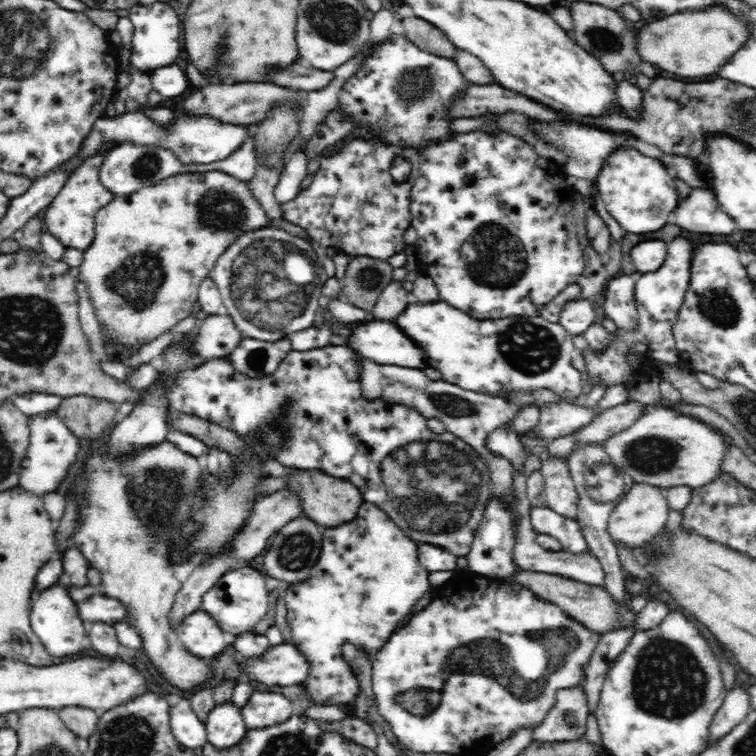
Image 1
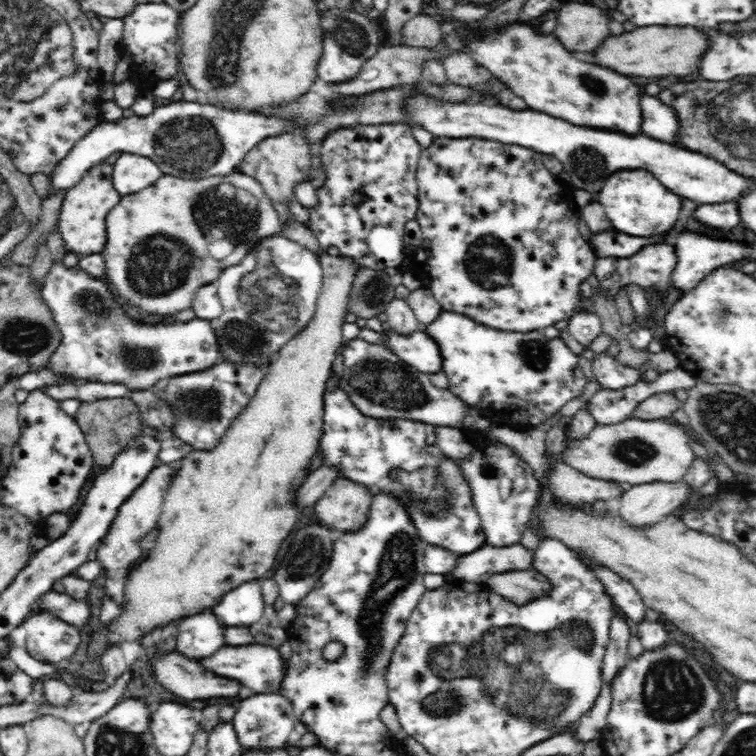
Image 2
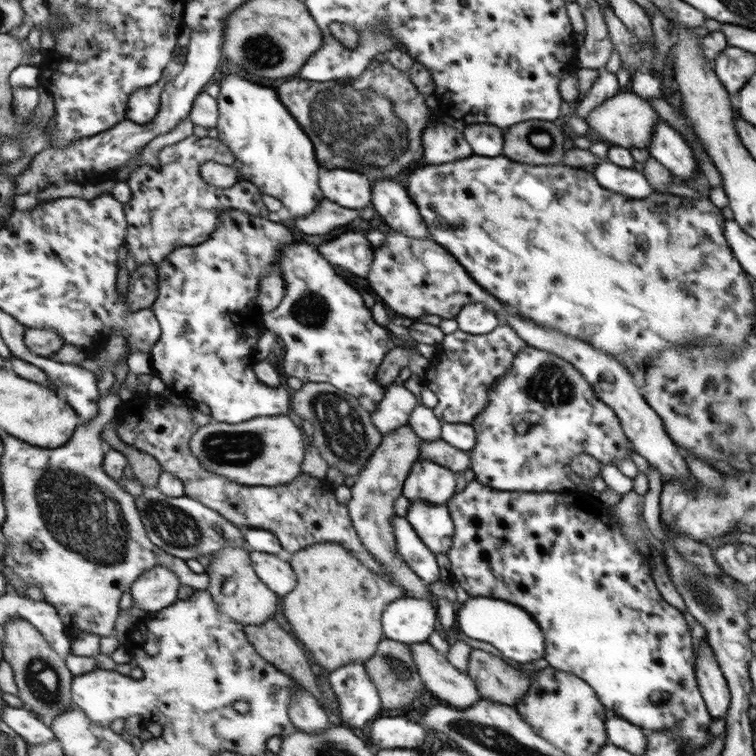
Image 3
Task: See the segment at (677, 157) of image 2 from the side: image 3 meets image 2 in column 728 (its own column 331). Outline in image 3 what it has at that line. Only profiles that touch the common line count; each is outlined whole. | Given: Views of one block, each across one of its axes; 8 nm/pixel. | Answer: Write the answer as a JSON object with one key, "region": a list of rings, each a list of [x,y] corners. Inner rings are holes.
{"region":[[[322,168],[319,184],[323,192],[326,192],[325,198],[340,204],[344,208],[360,208],[372,204],[372,184],[366,176],[358,174],[358,172],[350,172],[350,170],[338,170],[338,168]]]}

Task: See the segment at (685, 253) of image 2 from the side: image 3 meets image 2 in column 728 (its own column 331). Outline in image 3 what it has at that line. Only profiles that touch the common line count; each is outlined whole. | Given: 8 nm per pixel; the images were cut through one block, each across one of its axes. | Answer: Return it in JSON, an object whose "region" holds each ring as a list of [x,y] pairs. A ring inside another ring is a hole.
{"region":[[[346,228],[342,236],[334,236],[334,240],[322,244],[318,248],[330,264],[340,266],[360,277],[366,277],[371,270],[375,256],[375,248],[368,240],[365,232]]]}

